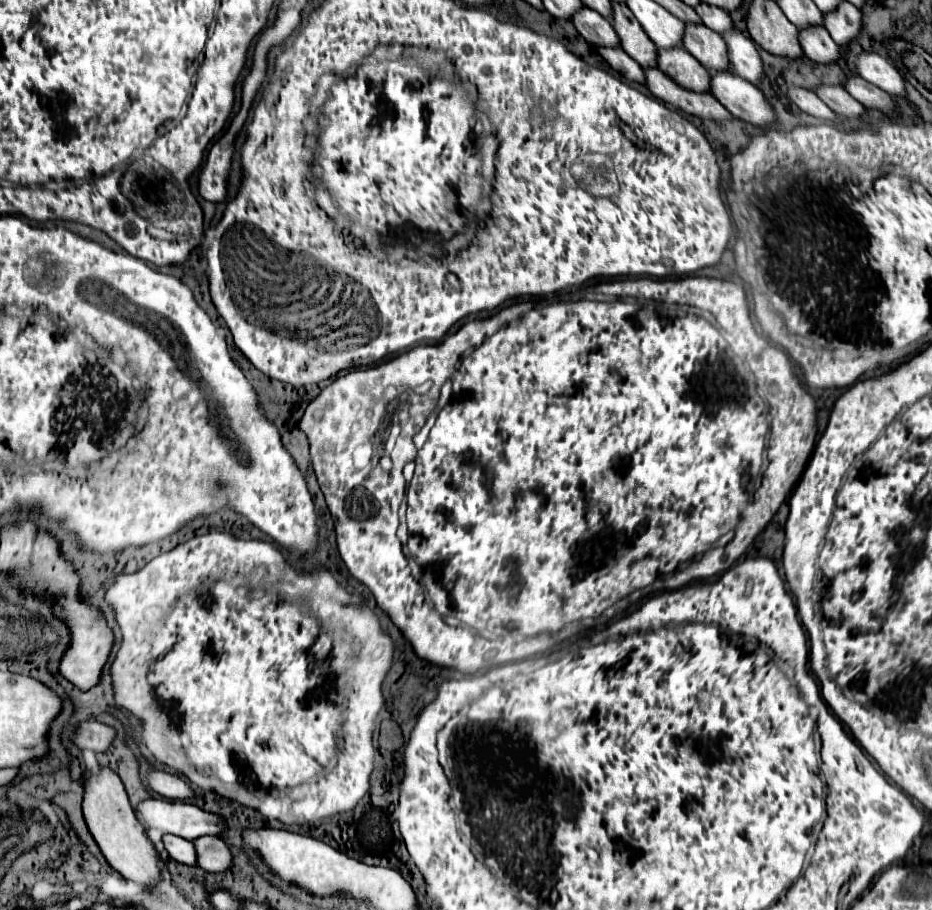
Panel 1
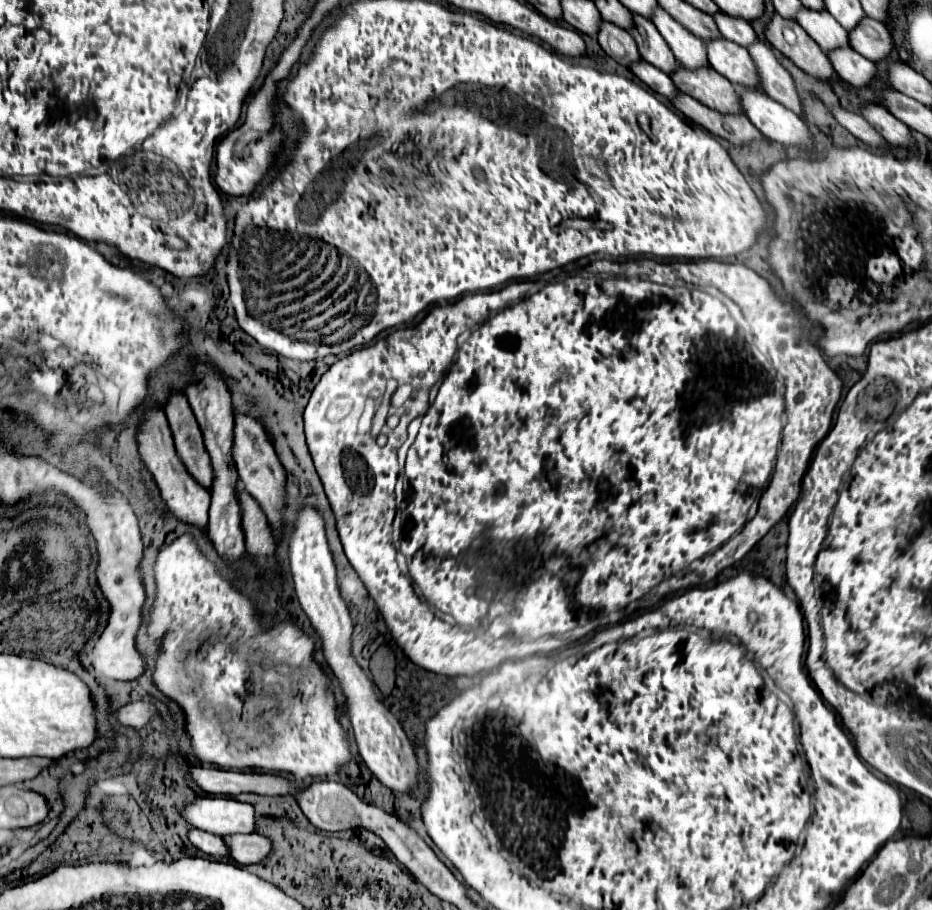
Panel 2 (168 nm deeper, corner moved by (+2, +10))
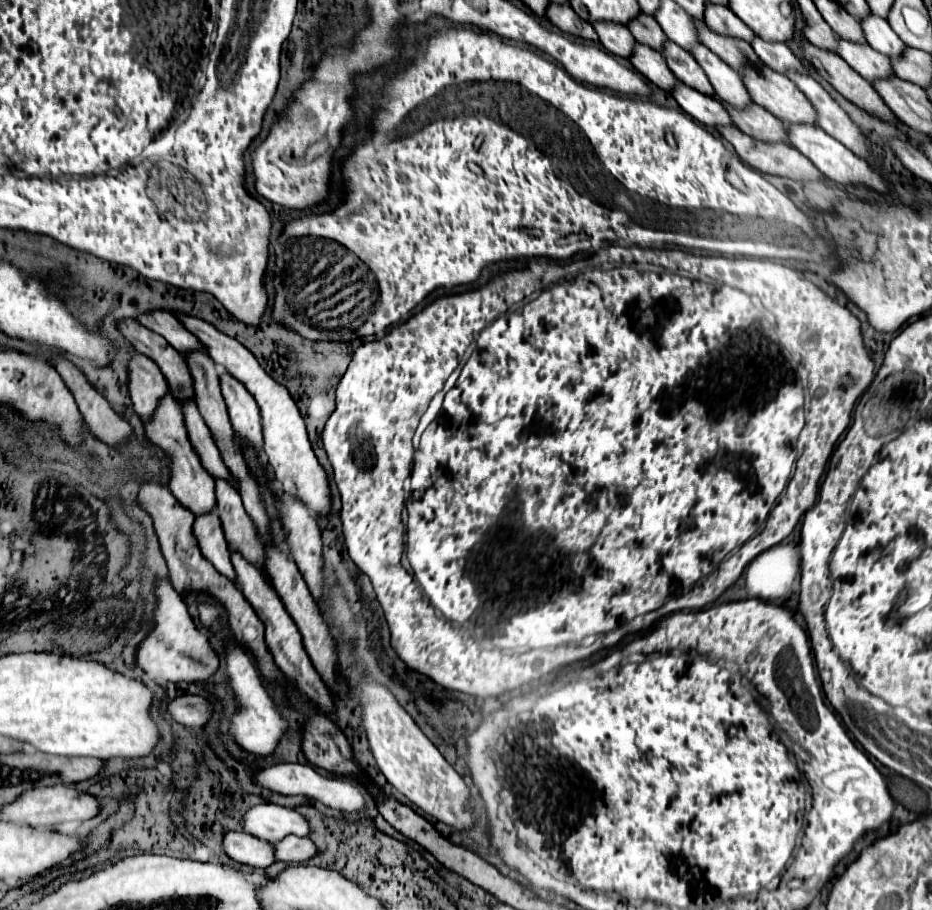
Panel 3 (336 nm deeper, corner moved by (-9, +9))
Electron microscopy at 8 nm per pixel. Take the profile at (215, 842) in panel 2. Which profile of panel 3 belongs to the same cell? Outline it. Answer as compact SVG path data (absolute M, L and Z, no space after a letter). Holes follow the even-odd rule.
M243 831L225 833L223 851L237 863L251 865L251 867L269 867L273 863L271 845L255 839L253 835L245 835Z

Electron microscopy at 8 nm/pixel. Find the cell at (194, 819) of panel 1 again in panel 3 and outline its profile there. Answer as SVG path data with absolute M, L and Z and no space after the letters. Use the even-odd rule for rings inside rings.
M261 803L251 807L241 819L241 831L267 841L277 843L285 835L299 835L305 837L309 833L309 825L303 815L293 809L275 805L275 803Z

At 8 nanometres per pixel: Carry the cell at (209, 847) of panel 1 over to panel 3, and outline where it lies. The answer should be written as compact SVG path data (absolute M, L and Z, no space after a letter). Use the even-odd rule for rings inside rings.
M287 835L279 843L273 843L273 857L275 861L287 861L287 863L299 863L317 853L317 847L307 837L295 837Z

